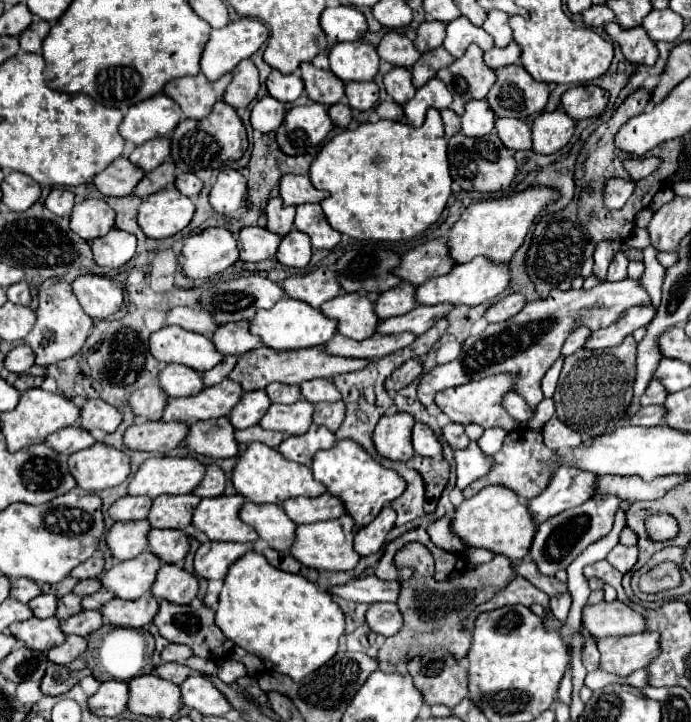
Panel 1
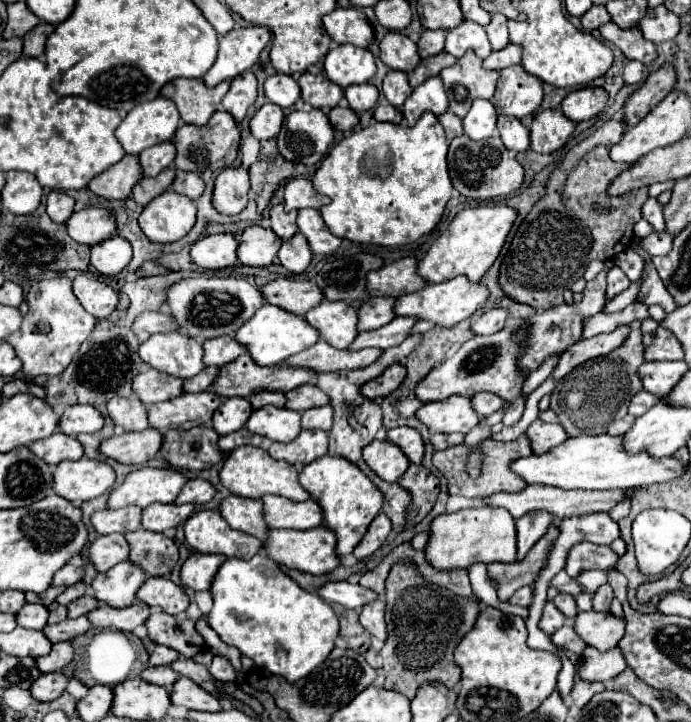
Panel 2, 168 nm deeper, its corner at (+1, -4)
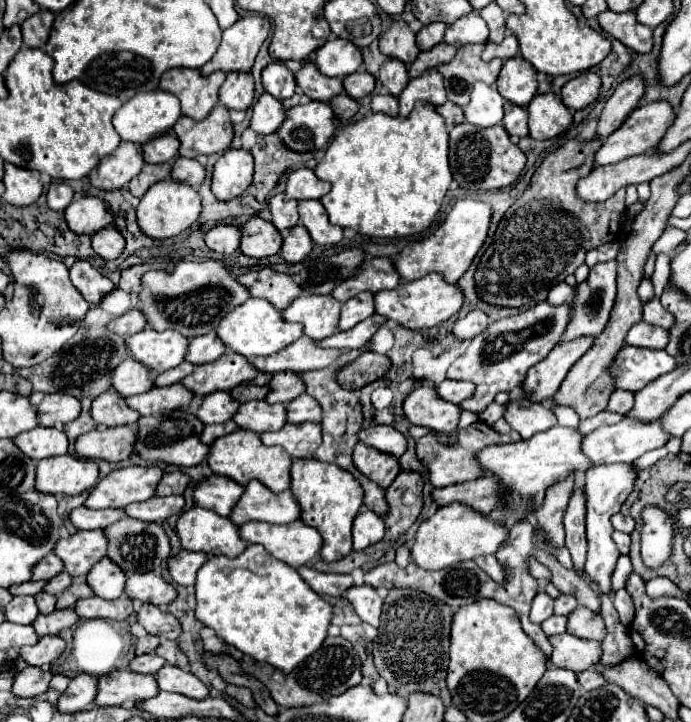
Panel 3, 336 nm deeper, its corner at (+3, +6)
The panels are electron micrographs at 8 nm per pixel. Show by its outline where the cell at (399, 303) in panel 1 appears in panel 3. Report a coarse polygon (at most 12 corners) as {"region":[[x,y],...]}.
{"region":[[358,293],[342,305],[340,331],[374,315],[374,293]]}

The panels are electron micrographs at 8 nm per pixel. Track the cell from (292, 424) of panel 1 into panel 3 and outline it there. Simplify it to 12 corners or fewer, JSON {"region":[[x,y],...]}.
{"region":[[242,403],[234,421],[248,431],[280,431],[286,405]]}

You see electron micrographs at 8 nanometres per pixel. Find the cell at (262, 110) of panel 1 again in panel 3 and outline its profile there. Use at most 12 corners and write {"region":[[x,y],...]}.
{"region":[[262,93],[252,107],[250,127],[260,135],[278,131],[282,103]]}

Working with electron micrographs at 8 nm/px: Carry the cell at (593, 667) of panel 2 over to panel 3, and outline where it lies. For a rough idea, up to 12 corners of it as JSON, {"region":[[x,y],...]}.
{"region":[[552,635],[550,661],[570,671],[600,663],[602,643]]}

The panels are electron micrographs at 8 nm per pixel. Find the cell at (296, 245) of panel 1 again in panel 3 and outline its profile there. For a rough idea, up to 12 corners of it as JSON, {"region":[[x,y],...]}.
{"region":[[294,225],[280,253],[286,263],[300,263],[312,251],[308,231]]}

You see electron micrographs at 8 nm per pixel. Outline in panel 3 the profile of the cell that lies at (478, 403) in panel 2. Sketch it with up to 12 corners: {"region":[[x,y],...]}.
{"region":[[446,379],[436,391],[442,399],[460,405],[474,395],[470,381]]}

